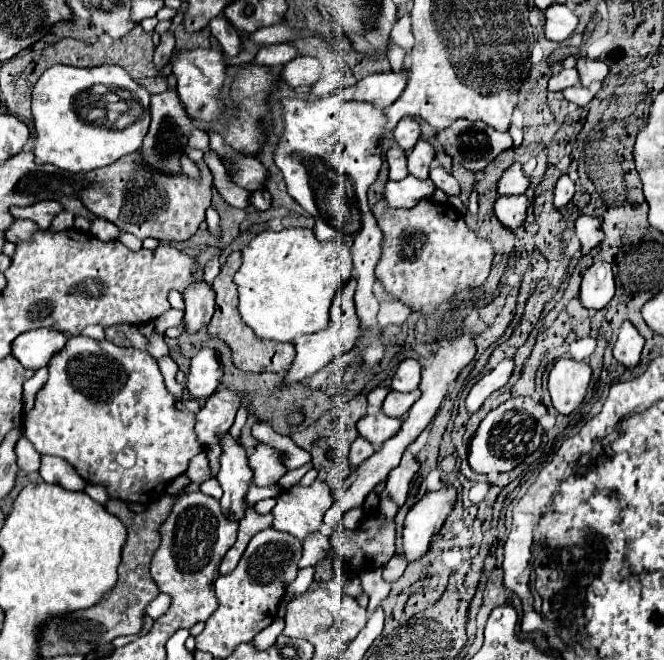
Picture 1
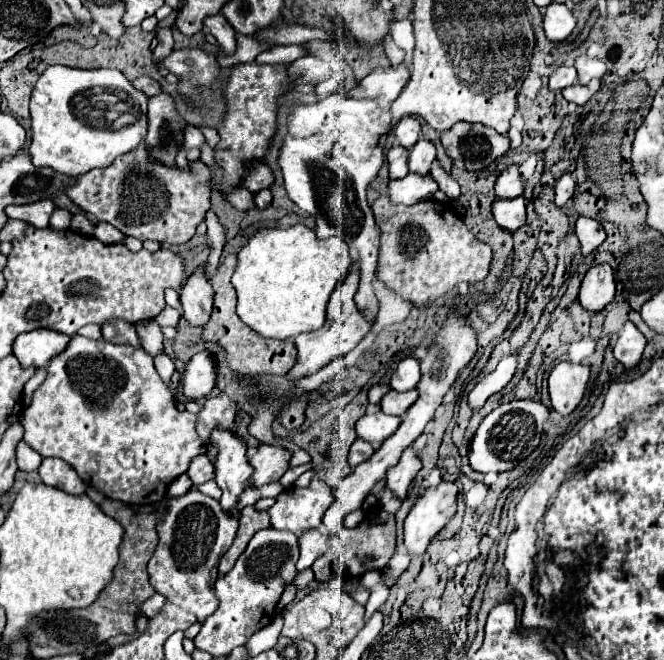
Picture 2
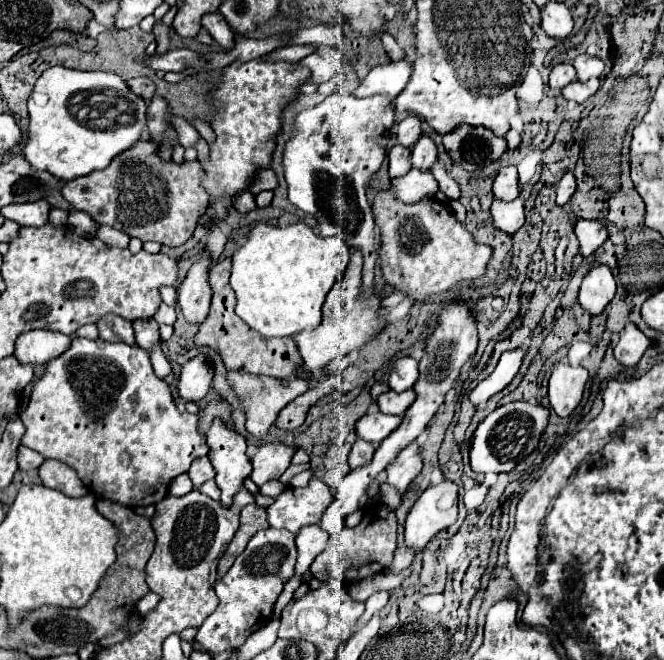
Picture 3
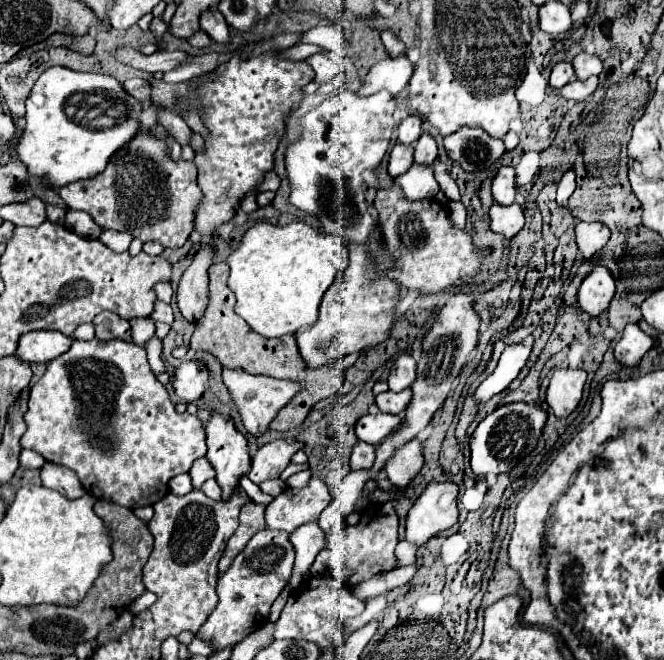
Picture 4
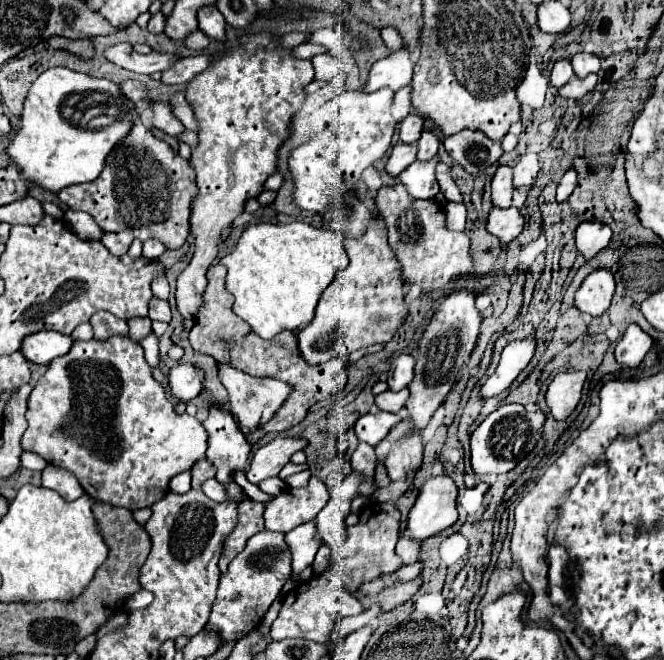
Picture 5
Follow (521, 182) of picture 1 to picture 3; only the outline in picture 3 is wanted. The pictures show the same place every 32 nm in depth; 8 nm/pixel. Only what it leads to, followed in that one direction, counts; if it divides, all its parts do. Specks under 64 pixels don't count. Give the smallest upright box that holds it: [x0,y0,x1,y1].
[494,166,520,200]

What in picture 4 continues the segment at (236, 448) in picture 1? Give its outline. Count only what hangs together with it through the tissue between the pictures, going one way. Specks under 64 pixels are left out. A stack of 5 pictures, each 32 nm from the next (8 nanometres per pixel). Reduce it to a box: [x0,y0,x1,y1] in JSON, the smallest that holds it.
[206,416,250,500]

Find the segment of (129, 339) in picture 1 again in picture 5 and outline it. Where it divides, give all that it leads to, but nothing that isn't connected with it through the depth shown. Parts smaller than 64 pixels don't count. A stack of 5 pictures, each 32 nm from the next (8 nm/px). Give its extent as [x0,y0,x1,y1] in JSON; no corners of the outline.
[90,312,128,340]

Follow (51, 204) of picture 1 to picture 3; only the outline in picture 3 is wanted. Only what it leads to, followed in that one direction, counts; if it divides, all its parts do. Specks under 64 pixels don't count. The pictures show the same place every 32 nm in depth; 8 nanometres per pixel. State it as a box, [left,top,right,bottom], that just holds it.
[2,200,50,226]

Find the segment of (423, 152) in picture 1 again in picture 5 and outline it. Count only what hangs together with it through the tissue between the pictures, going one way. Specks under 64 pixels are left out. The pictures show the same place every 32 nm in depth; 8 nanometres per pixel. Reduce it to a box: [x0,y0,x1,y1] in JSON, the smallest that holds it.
[416,132,438,160]

